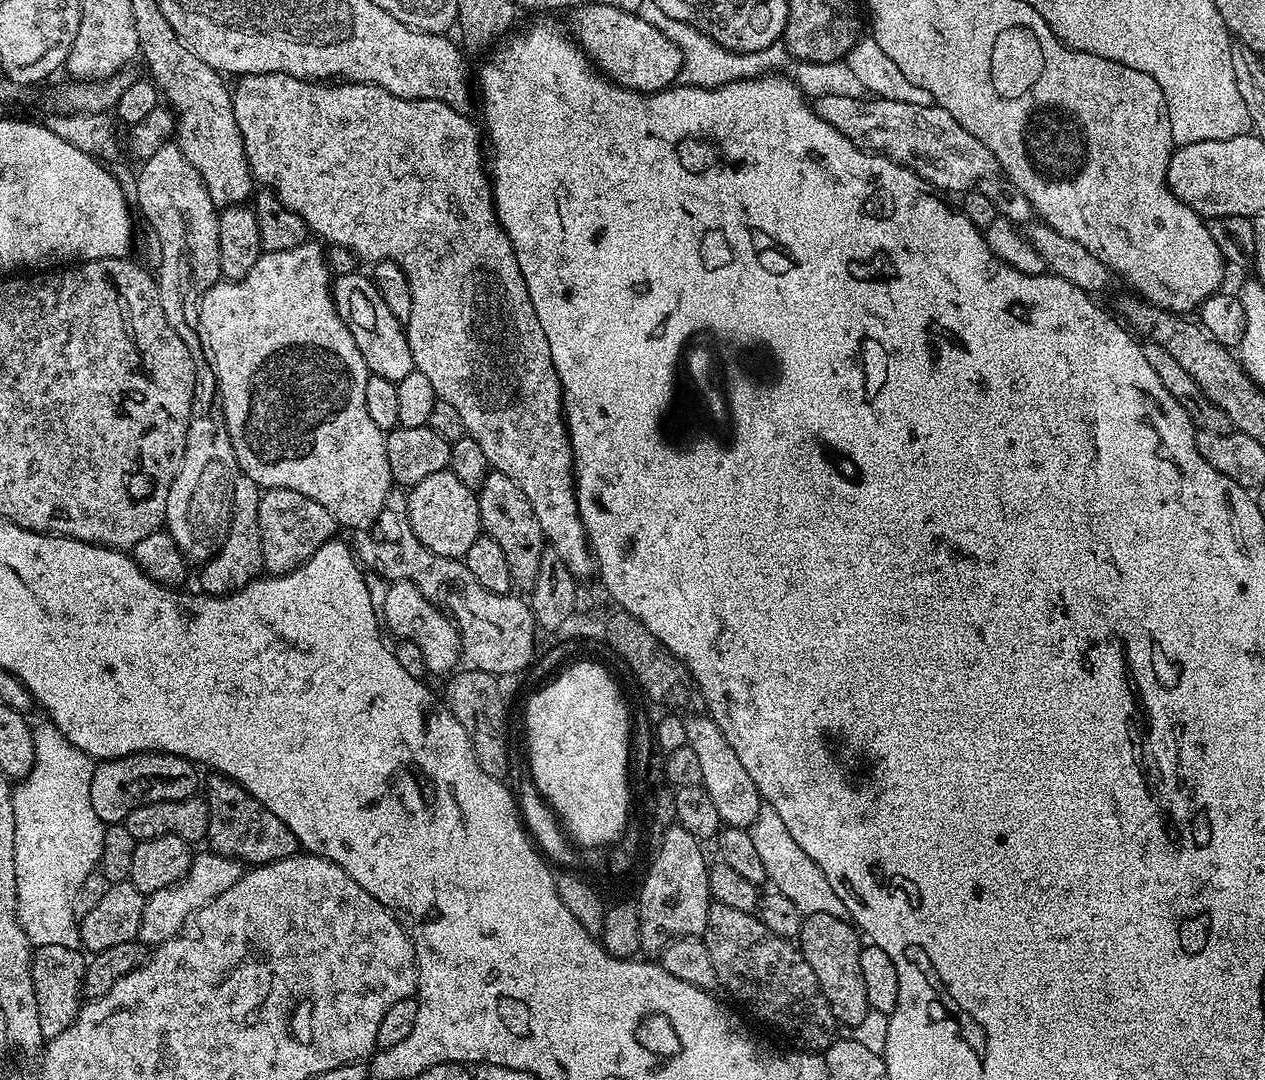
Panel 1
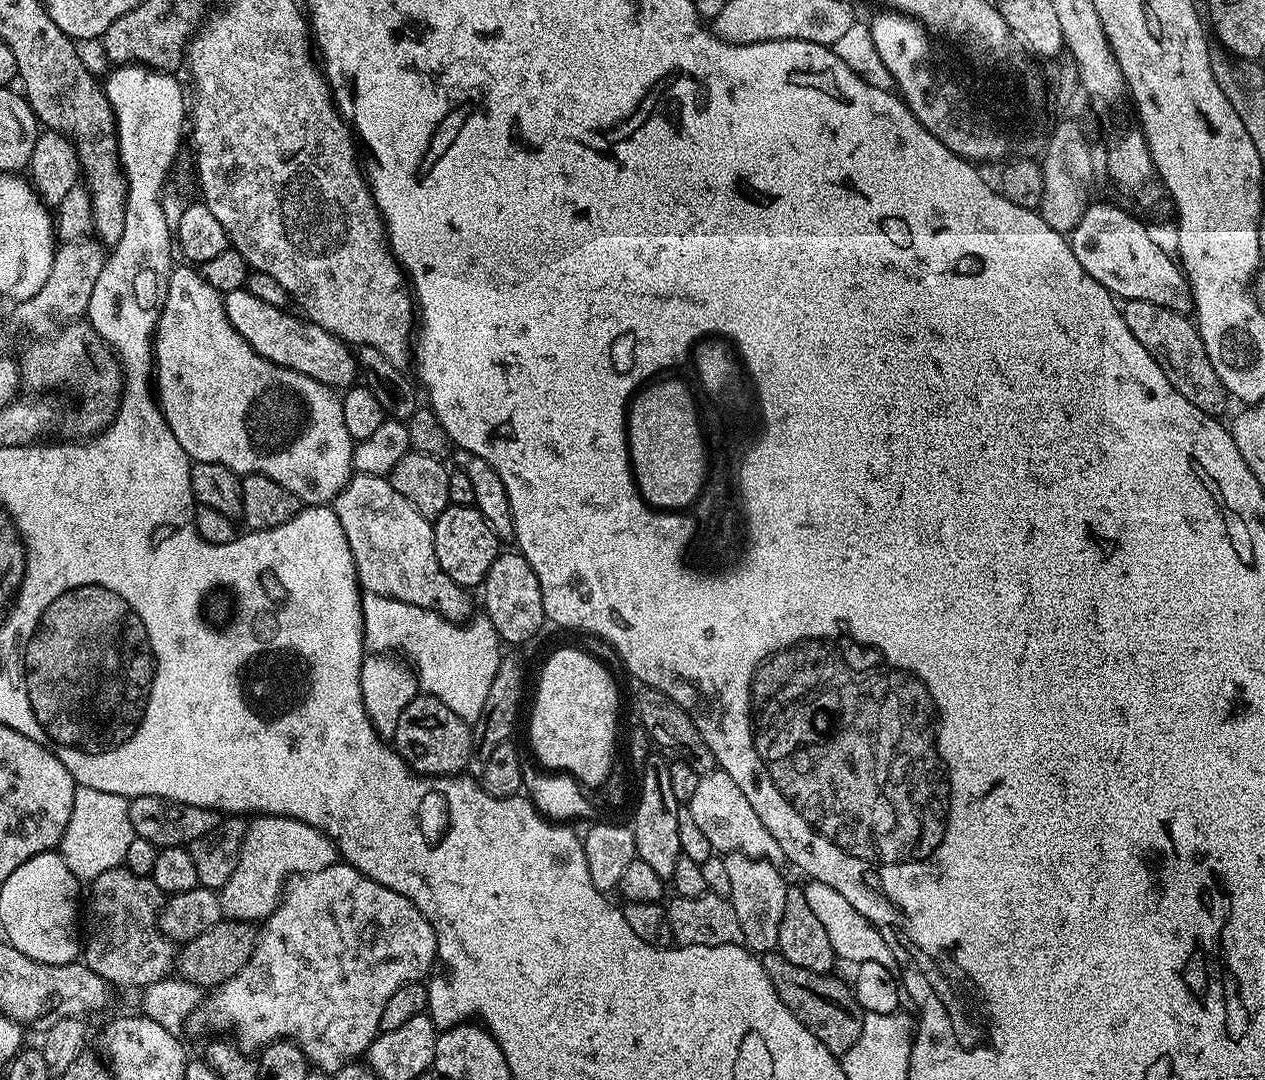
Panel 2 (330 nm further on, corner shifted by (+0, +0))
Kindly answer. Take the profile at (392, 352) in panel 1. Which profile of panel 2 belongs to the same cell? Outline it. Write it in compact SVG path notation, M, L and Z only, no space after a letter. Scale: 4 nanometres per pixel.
M242 287L223 293L224 309L226 318L230 318L230 326L234 326L246 342L250 342L254 351L275 364L298 370L330 388L347 390L357 383L358 365L353 349L345 341L303 315L295 316L248 291L247 287Z

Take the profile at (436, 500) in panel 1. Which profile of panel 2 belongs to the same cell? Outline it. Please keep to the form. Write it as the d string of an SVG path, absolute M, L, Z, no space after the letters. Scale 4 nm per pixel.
M449 506L442 515L435 517L432 533L434 550L442 570L463 588L472 590L475 584L476 587L483 585L490 566L502 551L502 544L480 509L475 506Z

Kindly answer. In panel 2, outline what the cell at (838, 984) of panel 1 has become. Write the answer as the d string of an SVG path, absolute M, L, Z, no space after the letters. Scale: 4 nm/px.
M779 950L763 953L762 965L769 983L786 1010L796 1016L798 1022L804 1024L822 1046L829 1048L833 1056L843 1057L850 1046L858 1042L862 1013L855 999L850 998L850 988L845 981L843 984L842 981L835 980L835 975L832 974L802 970L800 966L786 962Z

